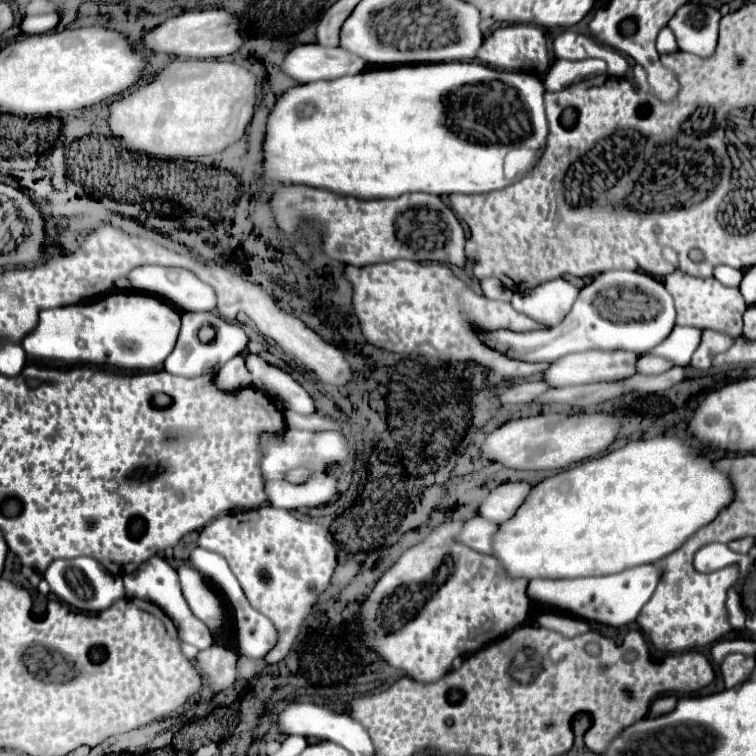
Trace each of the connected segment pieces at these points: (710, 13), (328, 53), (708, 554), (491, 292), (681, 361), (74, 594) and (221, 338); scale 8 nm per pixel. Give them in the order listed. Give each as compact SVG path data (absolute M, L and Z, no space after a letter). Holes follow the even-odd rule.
M683 4L669 20L679 50L709 58L717 46L717 10Z
M301 44L291 48L281 62L285 76L295 82L335 80L347 74L359 74L367 68L359 56L353 56L341 48L325 48L319 44Z
M719 542L707 544L707 546L699 548L695 554L695 568L699 572L715 572L729 564L739 564L741 580L743 580L751 572L753 560L747 554L737 554L737 552L729 550L727 544L719 544Z
M497 278L481 280L481 288L483 288L483 294L491 300L511 300L511 296L513 296L513 292L509 288L505 288L501 284L501 280L497 280Z
M675 326L673 332L657 344L657 348L651 348L649 352L643 352L643 356L661 356L665 360L673 360L675 366L689 366L689 360L693 352L701 344L701 328L693 326Z
M73 558L73 560L55 560L51 562L51 566L45 570L45 580L51 586L51 592L67 602L69 606L81 610L81 612L89 612L89 614L99 614L103 610L107 610L109 606L113 606L115 600L125 596L125 586L121 576L111 574L109 570L103 568L103 564L99 564L93 558Z
M197 312L197 314L183 314L183 324L181 324L181 332L179 332L179 340L175 350L169 354L169 358L165 360L165 370L169 370L171 374L177 376L185 376L185 378L197 378L197 376L205 376L205 374L213 374L217 372L227 360L231 360L233 356L239 356L247 350L249 338L243 332L241 326L229 324L209 312ZM203 326L211 326L215 330L215 338L209 342L201 342L199 340L199 330Z

